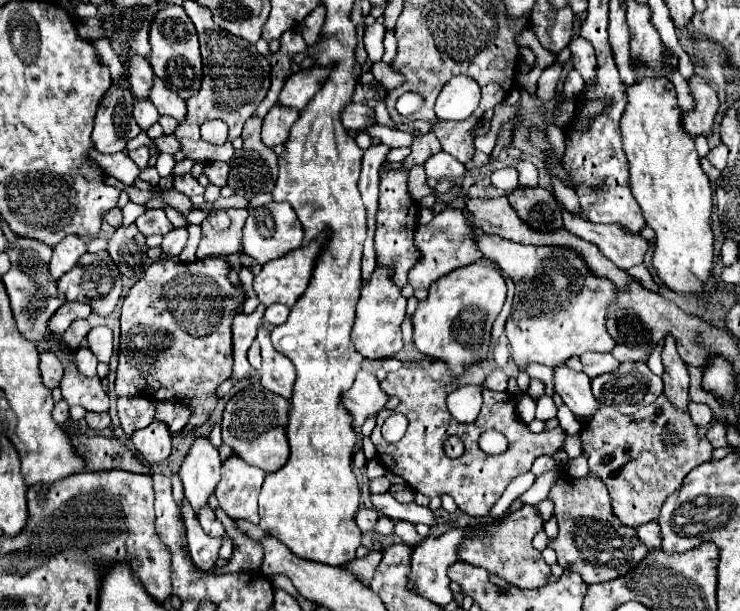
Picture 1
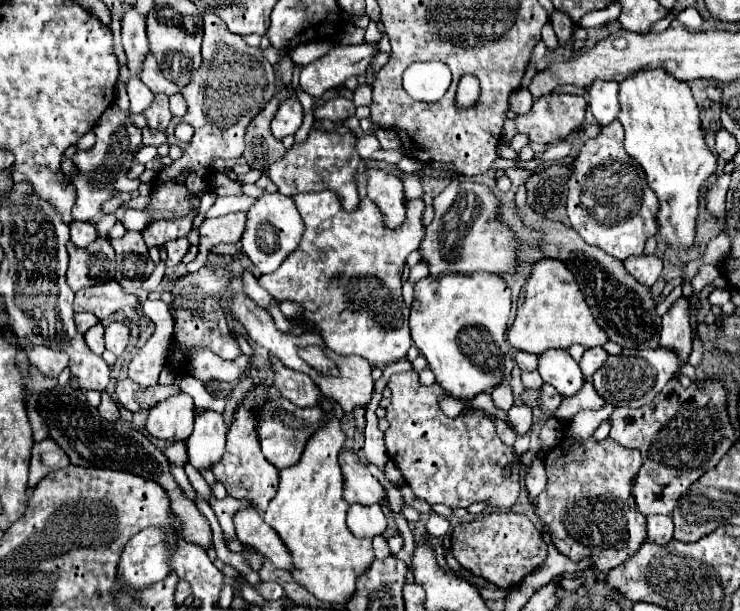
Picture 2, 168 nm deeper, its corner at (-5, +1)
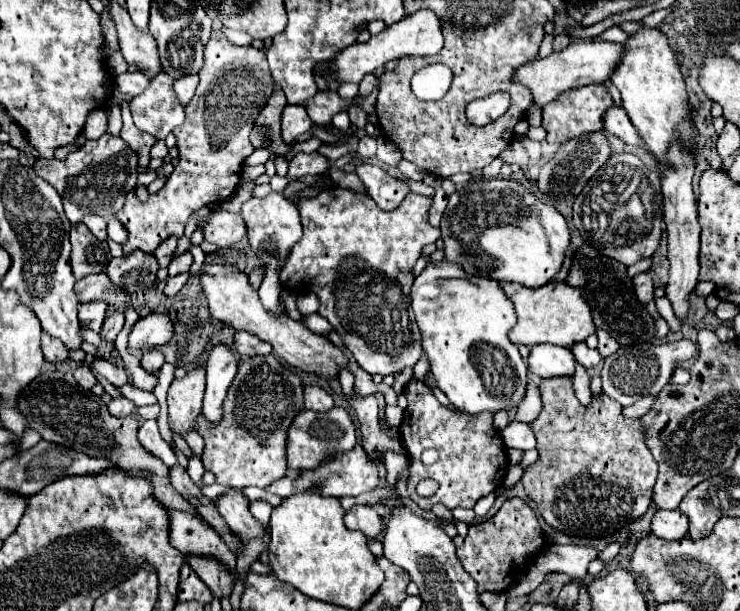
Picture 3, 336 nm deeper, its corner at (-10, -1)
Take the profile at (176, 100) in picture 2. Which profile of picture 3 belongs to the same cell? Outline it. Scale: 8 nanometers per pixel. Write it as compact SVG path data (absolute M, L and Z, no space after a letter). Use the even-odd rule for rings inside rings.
M186 76L186 78L178 78L174 80L174 92L178 96L178 100L182 102L182 106L188 106L190 98L194 96L194 90L196 90L196 84L198 84L198 76Z

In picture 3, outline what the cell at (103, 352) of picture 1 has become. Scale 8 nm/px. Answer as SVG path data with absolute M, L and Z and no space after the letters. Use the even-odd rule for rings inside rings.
M148 314L142 316L128 336L130 350L150 350L164 346L172 336L172 322L164 314Z

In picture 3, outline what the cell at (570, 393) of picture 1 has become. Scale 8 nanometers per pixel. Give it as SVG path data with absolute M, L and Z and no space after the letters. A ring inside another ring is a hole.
M540 344L532 346L528 366L538 378L572 378L576 370L576 358L562 346Z

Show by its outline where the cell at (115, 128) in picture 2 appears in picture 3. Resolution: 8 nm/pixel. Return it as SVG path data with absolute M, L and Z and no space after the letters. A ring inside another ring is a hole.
M104 134L98 140L86 140L80 150L68 154L66 160L36 158L34 172L50 182L62 196L66 216L78 224L86 214L112 216L124 206L126 194L136 186L138 152L132 150L120 136Z

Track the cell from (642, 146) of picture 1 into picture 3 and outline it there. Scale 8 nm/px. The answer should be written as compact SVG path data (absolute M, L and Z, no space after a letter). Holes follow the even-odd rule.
M644 28L630 36L626 42L626 54L612 74L610 82L622 94L622 106L626 108L630 122L638 130L642 142L652 154L658 170L670 168L666 158L672 146L680 146L684 152L700 152L700 132L696 128L696 106L688 98L688 90L678 68L676 56L672 54L666 36L656 28Z

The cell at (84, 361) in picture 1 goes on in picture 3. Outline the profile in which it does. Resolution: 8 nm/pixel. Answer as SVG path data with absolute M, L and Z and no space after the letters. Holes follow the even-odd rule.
M114 310L114 312L110 312L108 318L104 320L104 326L102 326L102 330L100 330L100 338L102 338L104 342L112 344L112 342L116 340L116 336L120 334L122 328L124 328L124 314L118 312L118 310Z

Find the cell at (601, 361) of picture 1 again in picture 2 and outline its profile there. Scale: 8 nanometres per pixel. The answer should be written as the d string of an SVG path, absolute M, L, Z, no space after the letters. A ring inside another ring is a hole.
M595 346L595 348L587 348L583 358L579 360L579 366L581 366L581 372L585 374L585 378L589 380L593 376L593 372L597 368L601 368L601 364L607 360L607 352L601 348L601 346Z

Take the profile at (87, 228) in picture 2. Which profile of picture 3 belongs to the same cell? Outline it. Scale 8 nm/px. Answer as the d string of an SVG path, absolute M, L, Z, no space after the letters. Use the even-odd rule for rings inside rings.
M86 214L86 218L82 218L82 222L86 224L86 228L90 228L90 232L100 238L100 240L108 240L108 232L106 232L106 222L102 216L96 214Z

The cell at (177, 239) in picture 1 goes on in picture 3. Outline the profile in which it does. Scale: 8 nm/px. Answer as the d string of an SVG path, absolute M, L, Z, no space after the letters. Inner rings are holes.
M184 252L184 254L176 256L176 258L170 262L168 272L170 272L170 276L176 276L176 274L180 274L180 272L186 272L190 266L192 266L192 254L190 254L190 252Z

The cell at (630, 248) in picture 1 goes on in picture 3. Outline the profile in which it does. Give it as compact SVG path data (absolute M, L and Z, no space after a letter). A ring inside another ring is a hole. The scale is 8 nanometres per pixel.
M640 272L638 276L634 276L634 288L636 288L636 296L642 304L648 304L654 298L654 282L652 282L650 274Z

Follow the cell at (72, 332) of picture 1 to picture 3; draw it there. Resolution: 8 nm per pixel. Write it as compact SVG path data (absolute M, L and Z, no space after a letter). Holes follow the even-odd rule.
M88 302L88 304L80 304L78 306L78 316L80 316L80 324L86 330L92 332L100 332L102 322L106 318L106 304L104 302Z

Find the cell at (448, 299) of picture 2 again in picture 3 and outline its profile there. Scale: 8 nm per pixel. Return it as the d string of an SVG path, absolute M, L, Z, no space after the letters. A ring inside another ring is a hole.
M445 260L428 263L422 274L414 280L410 294L416 322L422 334L422 348L430 360L430 370L436 386L448 396L448 400L456 408L462 408L462 412L468 414L498 412L502 408L512 410L522 400L528 382L528 366L520 358L518 348L508 338L508 332L514 328L516 322L514 306L496 280L481 277L476 274L470 276L459 264Z

